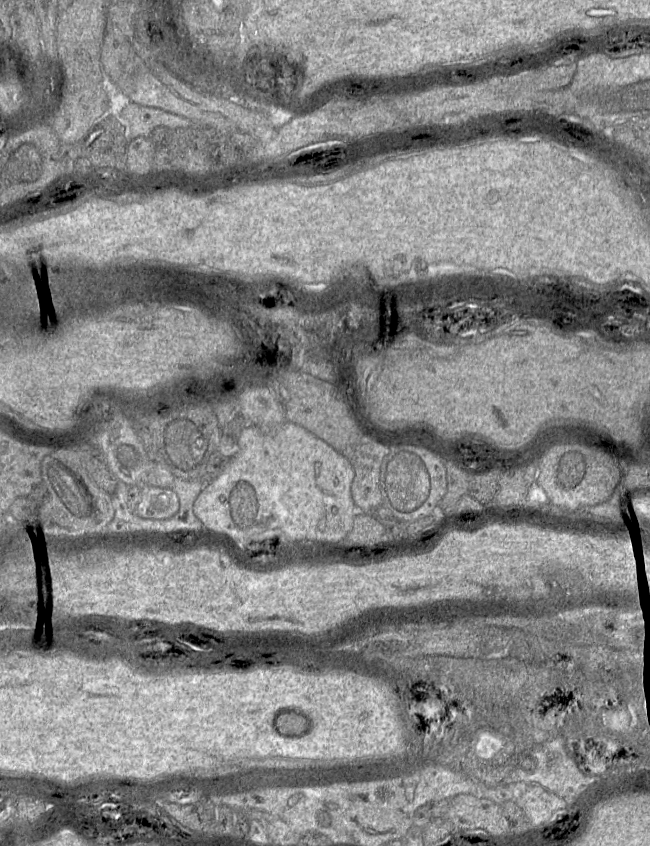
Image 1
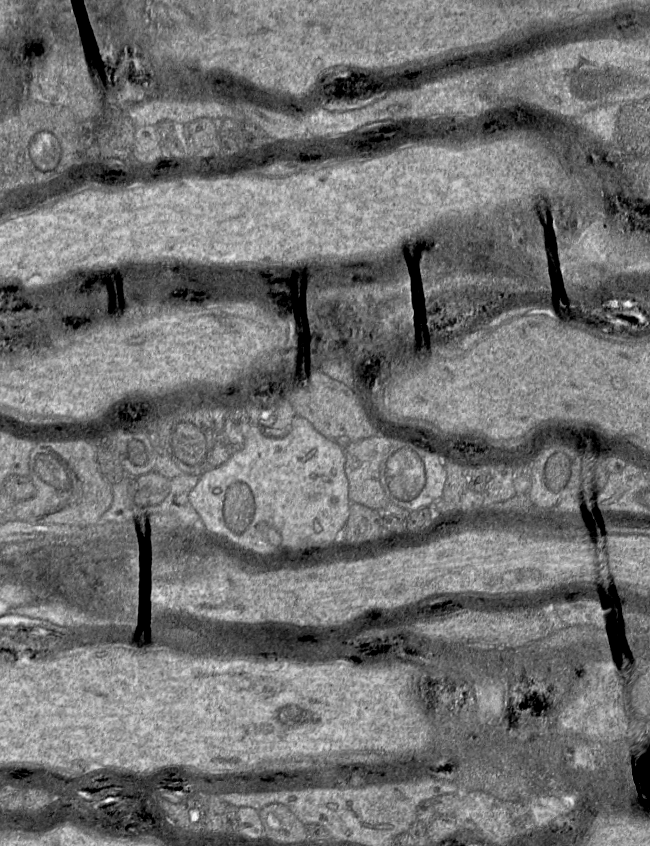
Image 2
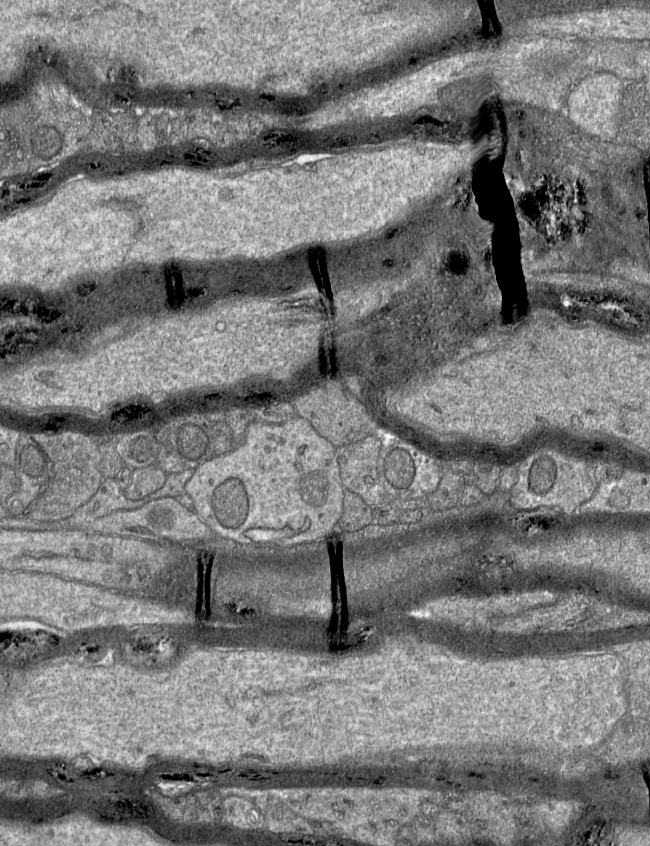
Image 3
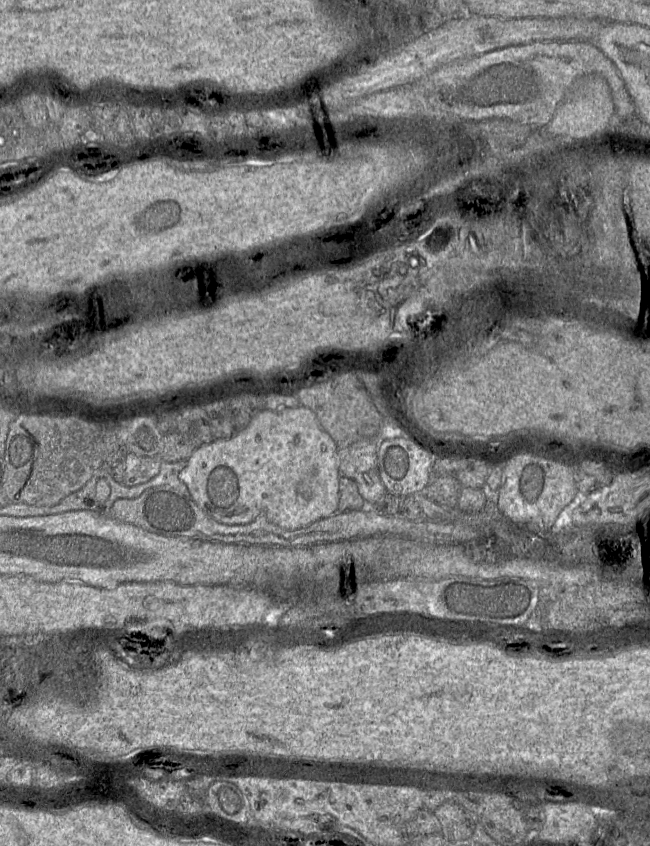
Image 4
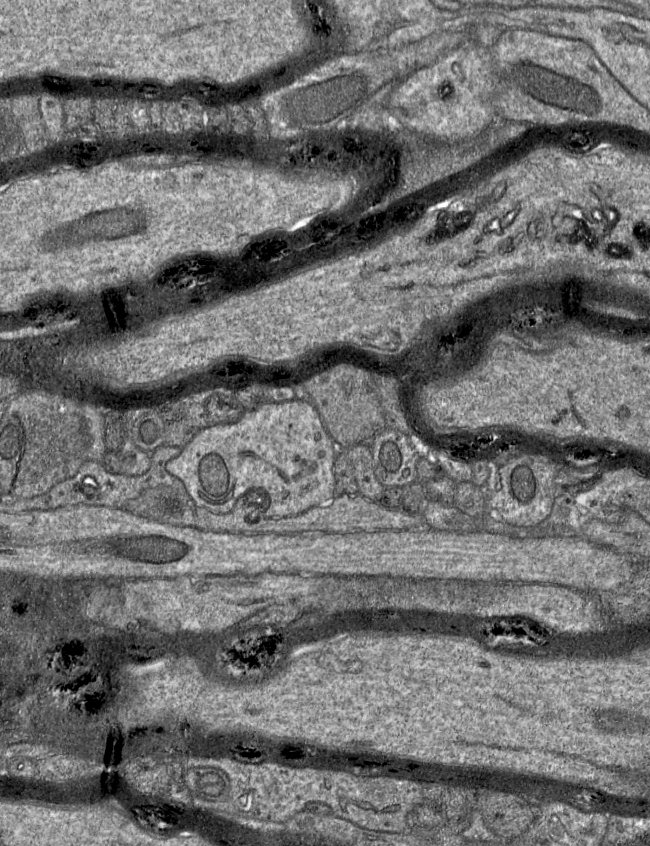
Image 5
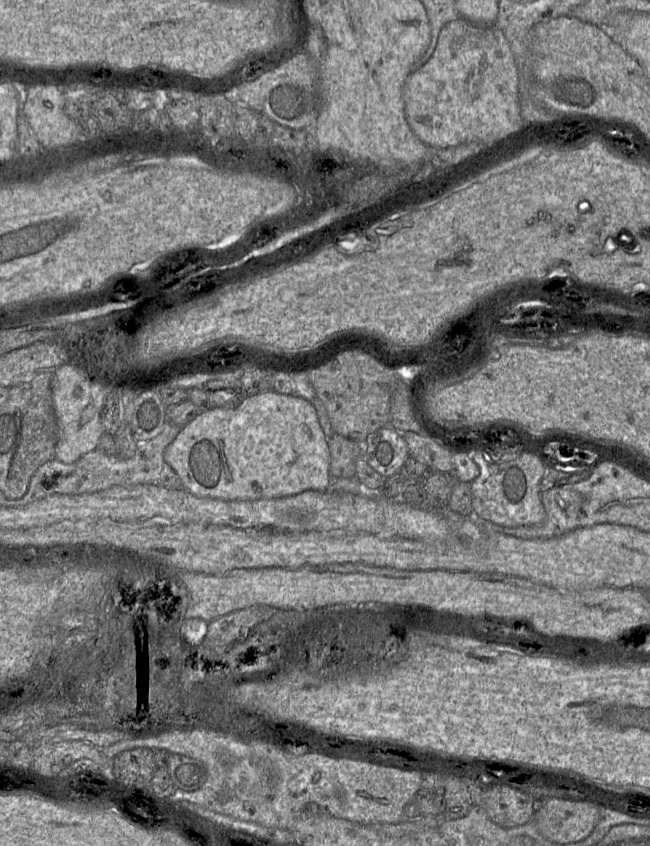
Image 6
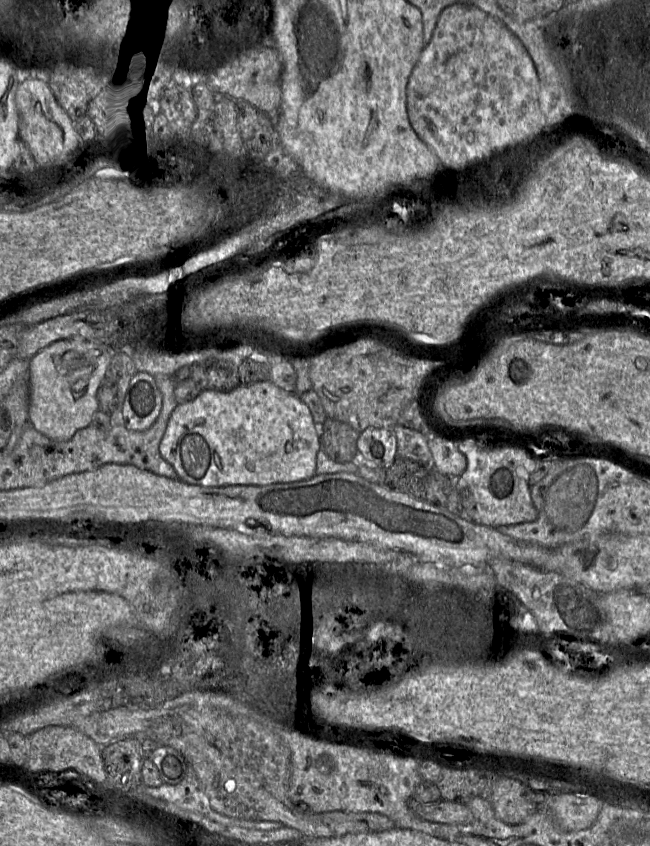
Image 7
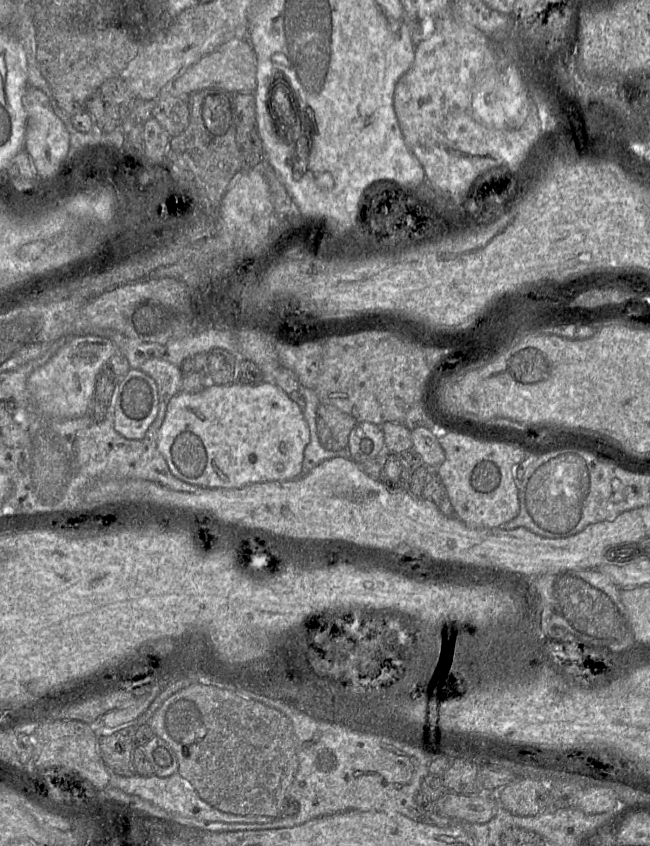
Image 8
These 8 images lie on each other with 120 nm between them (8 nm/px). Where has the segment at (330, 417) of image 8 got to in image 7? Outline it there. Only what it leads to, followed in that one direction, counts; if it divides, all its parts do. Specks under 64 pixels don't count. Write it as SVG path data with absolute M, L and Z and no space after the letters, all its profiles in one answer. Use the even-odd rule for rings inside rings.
M328 417L323 424L321 448L335 462L345 463L359 459L359 434L349 424Z

